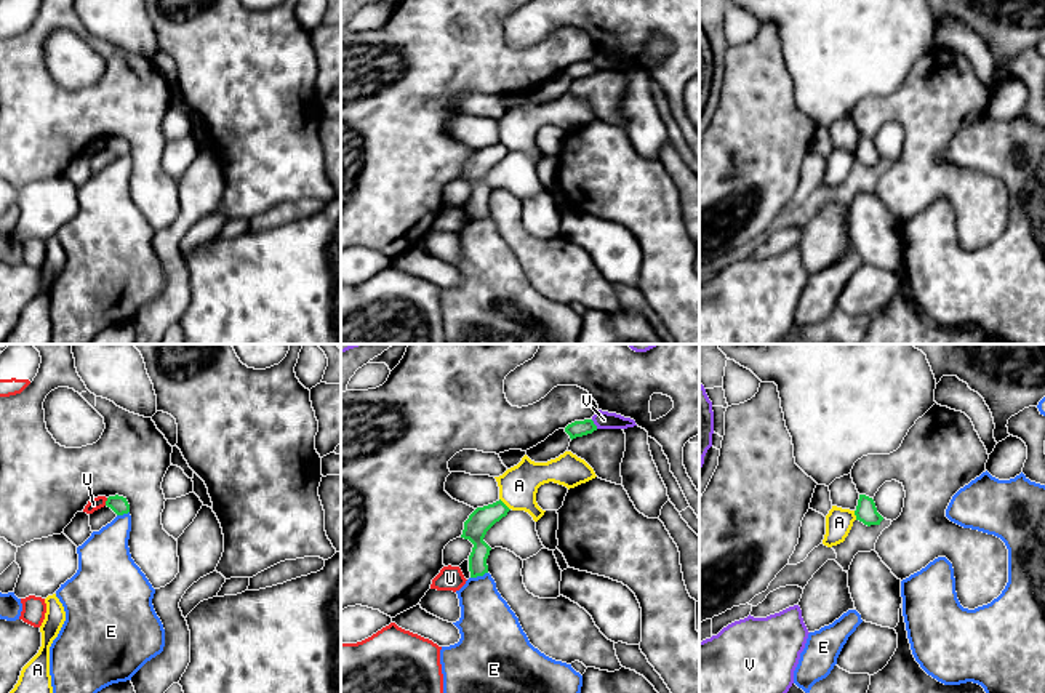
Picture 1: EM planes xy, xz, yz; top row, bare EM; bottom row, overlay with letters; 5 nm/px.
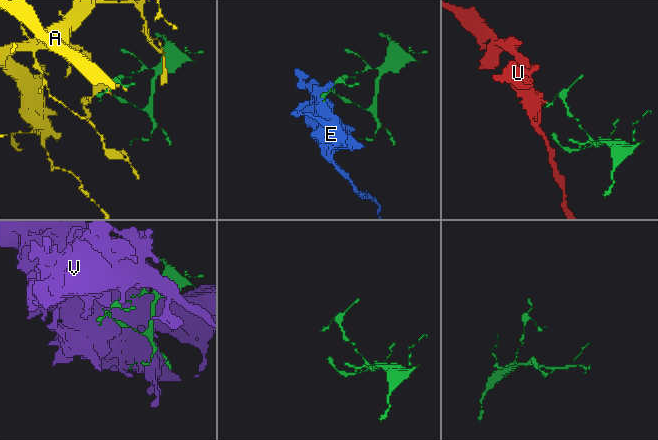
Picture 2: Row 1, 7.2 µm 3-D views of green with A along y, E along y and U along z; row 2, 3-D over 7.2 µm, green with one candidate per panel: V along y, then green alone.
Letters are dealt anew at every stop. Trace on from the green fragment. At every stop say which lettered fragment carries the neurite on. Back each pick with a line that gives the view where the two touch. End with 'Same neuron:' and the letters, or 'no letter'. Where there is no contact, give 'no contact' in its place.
Same neuron: no letter

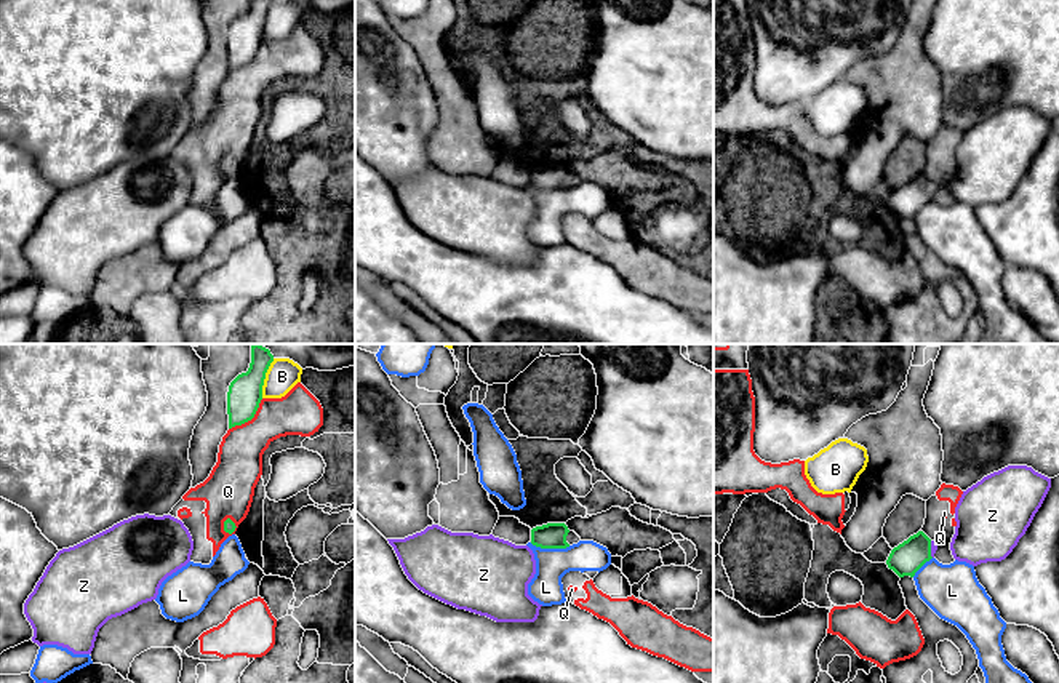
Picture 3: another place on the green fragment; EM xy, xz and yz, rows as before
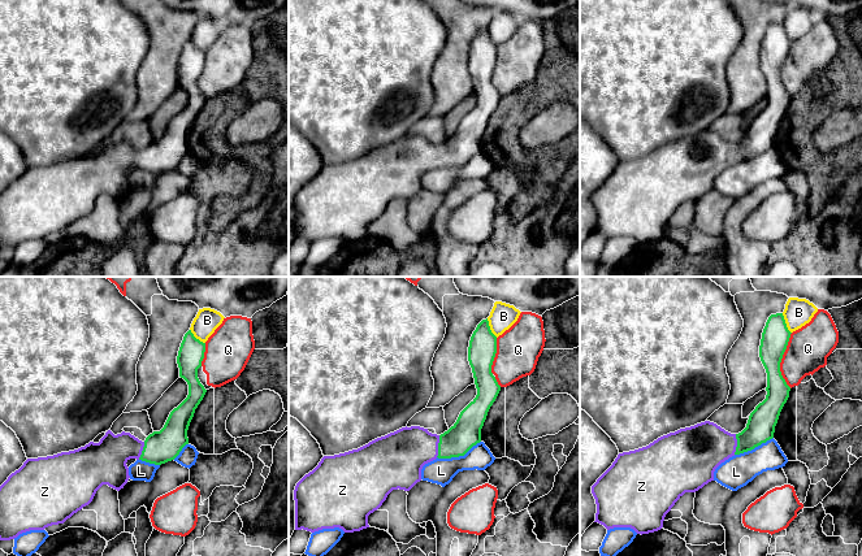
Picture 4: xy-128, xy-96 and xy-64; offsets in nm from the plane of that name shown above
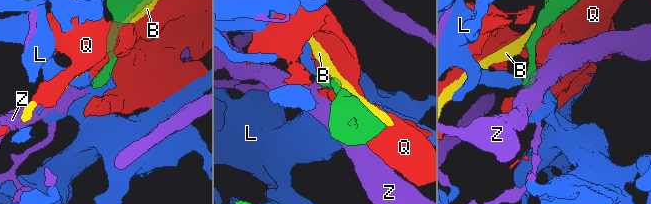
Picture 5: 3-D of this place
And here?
Z: contact in yz
Same neuron: Z

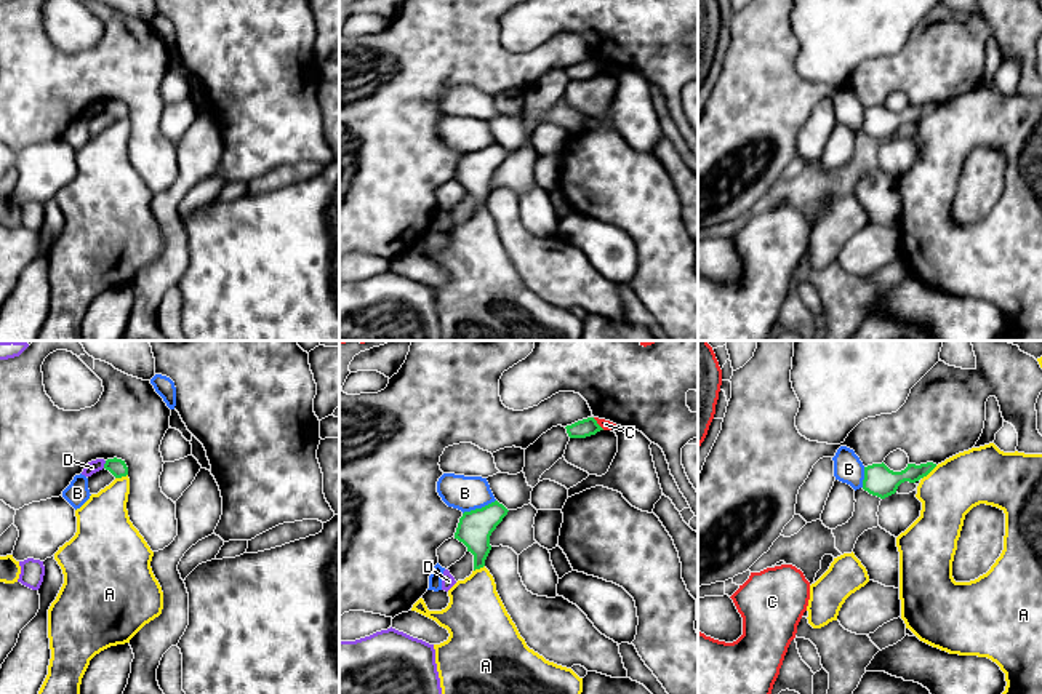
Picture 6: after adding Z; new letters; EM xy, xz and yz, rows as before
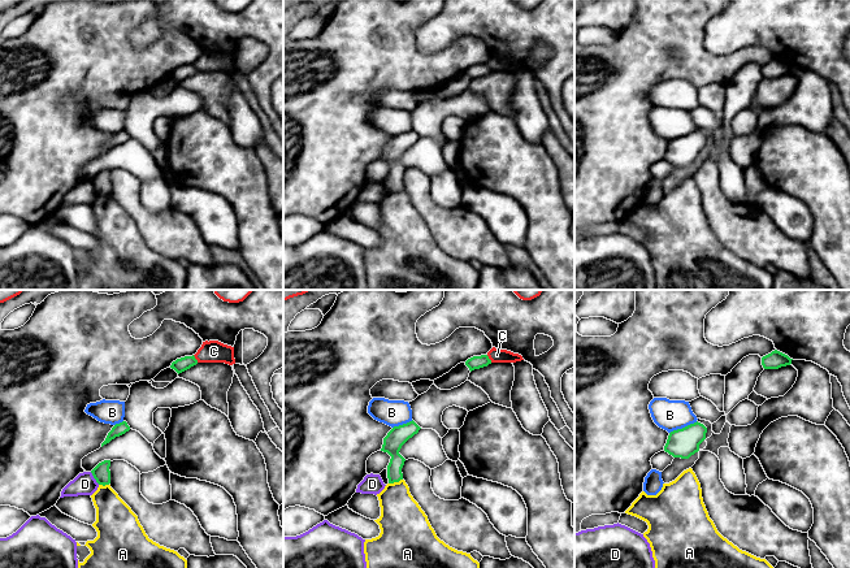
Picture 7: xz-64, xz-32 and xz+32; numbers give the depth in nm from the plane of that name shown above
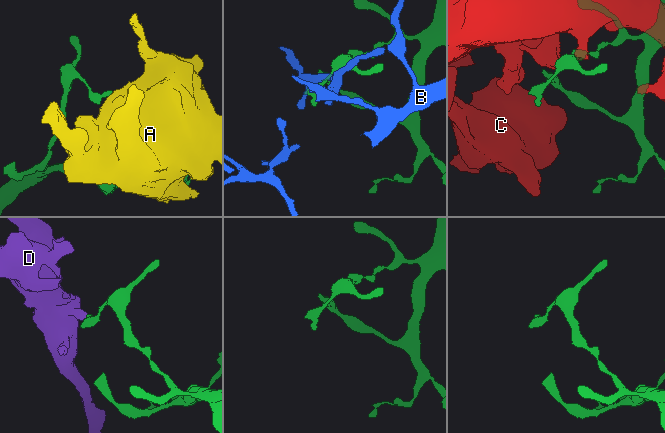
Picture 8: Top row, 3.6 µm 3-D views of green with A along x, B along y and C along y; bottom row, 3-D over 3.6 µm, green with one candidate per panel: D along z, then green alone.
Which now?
Same neuron: no letter

